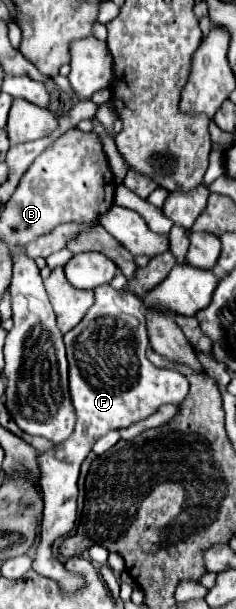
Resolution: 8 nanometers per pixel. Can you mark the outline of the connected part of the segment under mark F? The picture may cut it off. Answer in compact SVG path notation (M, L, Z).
M98 285L94 295L96 303L88 309L82 321L64 335L70 363L70 395L78 417L76 429L64 443L46 453L38 453L44 513L32 569L44 577L56 579L66 593L74 593L74 589L84 585L84 581L74 573L66 573L64 565L52 555L50 545L56 537L66 535L74 527L78 497L76 481L80 465L90 453L94 441L108 431L118 431L150 417L160 405L178 405L188 395L188 381L182 373L174 369L158 369L146 359L148 335L140 299L126 289L116 291L110 285Z

